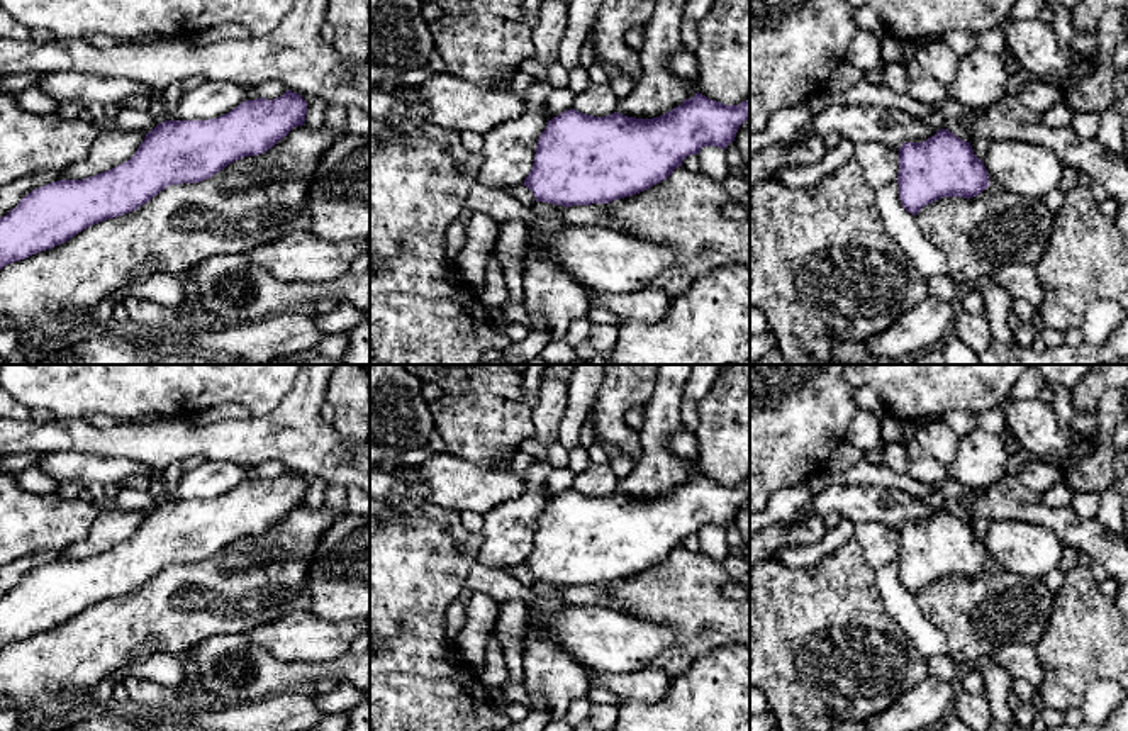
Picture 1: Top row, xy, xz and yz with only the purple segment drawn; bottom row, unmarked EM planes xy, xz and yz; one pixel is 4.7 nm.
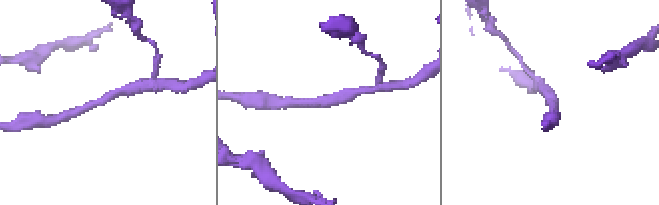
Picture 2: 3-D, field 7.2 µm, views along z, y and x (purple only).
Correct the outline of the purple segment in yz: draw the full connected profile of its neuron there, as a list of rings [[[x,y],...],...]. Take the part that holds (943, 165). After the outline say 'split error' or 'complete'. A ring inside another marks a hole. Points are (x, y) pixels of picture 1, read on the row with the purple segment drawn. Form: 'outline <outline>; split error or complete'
outline [[[948,129],[899,148],[897,183],[901,204],[913,215],[938,198],[972,198],[991,185],[984,161],[974,154],[970,142]]]; complete

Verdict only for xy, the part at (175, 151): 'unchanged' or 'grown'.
unchanged

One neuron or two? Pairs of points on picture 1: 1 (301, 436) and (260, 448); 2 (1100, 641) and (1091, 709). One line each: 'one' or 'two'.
1: one
2: two

